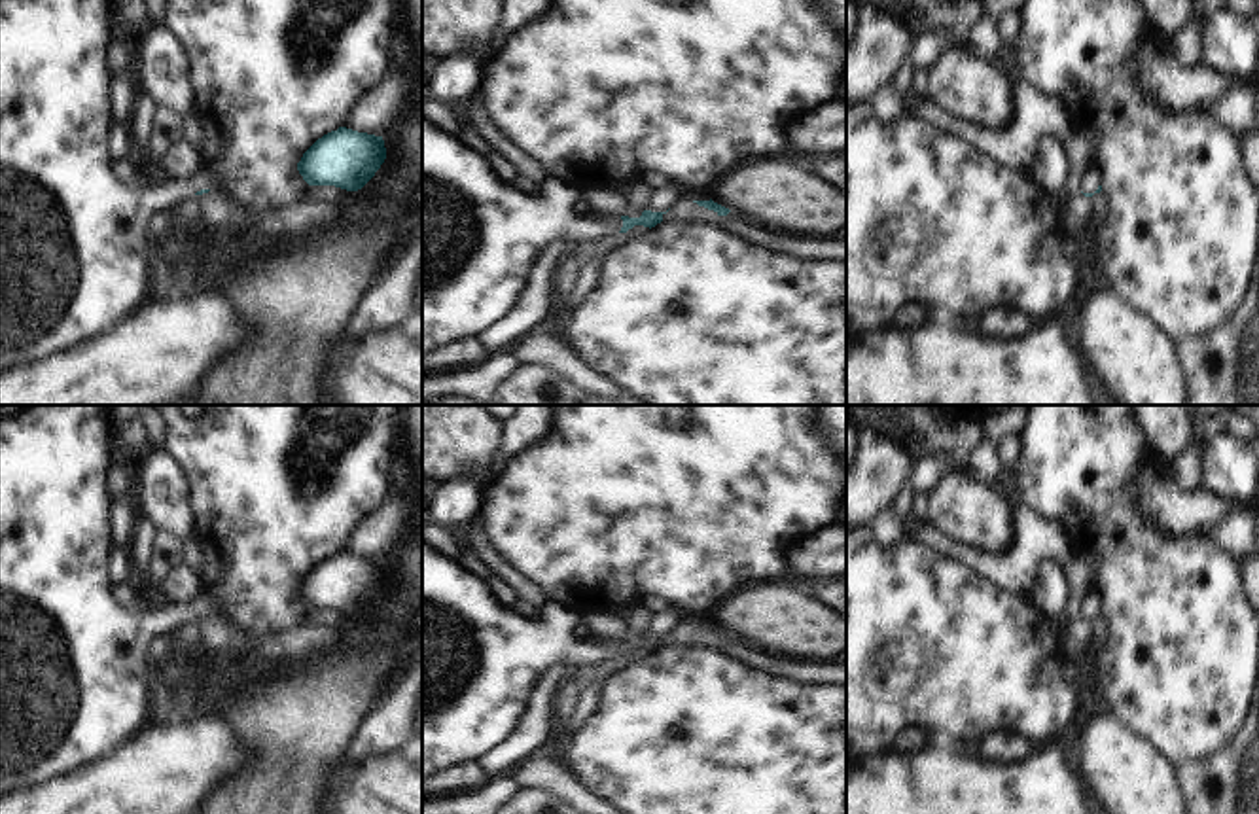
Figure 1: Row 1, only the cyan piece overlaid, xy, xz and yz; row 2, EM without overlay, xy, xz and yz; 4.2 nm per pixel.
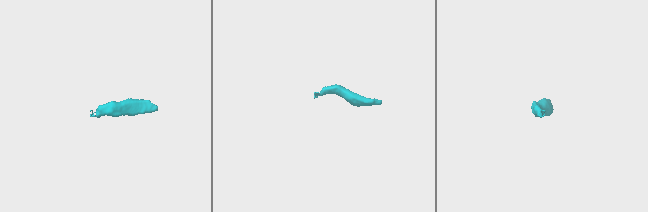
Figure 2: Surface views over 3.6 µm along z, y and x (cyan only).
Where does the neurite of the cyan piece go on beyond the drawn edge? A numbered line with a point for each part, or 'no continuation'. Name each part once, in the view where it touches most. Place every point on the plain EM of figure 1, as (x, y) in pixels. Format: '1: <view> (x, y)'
1: yz (1091, 604)

